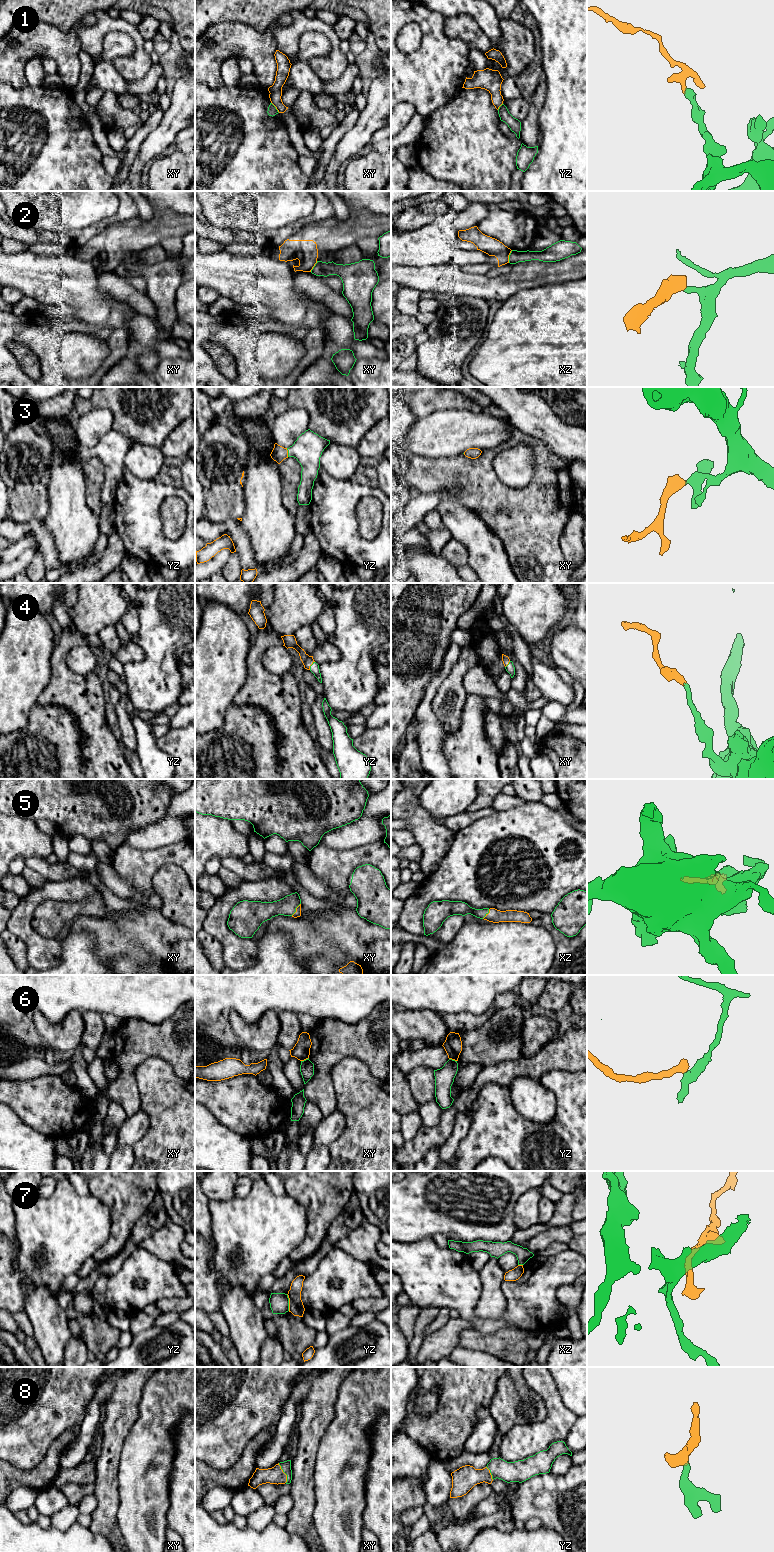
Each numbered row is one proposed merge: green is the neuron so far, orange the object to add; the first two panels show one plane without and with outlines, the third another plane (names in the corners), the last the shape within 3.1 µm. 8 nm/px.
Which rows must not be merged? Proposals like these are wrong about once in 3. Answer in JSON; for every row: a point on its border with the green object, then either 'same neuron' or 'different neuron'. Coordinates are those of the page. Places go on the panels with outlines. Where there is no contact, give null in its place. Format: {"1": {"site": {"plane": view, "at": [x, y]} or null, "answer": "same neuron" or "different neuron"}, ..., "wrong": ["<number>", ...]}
{"1": {"site": {"plane": "xy", "at": [275, 107]}, "answer": "different neuron"}, "2": {"site": {"plane": "xz", "at": [509, 256]}, "answer": "different neuron"}, "3": {"site": {"plane": "yz", "at": [288, 452]}, "answer": "same neuron"}, "4": {"site": {"plane": "yz", "at": [311, 665]}, "answer": "same neuron"}, "5": {"site": {"plane": "xy", "at": [295, 909]}, "answer": "same neuron"}, "6": {"site": {"plane": "xy", "at": [304, 1060]}, "answer": "different neuron"}, "7": {"site": {"plane": "yz", "at": [288, 1302]}, "answer": "different neuron"}, "8": {"site": {"plane": "xy", "at": [284, 1472]}, "answer": "same neuron"}, "wrong": ["1", "2", "6", "7"]}

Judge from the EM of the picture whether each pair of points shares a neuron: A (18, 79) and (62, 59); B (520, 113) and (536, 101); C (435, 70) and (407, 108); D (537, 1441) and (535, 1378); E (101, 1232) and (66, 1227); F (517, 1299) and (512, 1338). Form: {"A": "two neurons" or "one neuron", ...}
{"A": "one neuron", "B": "two neurons", "C": "two neurons", "D": "one neuron", "E": "one neuron", "F": "two neurons"}

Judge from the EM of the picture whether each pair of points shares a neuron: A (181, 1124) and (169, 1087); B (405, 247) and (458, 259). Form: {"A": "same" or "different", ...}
{"A": "same", "B": "same"}

